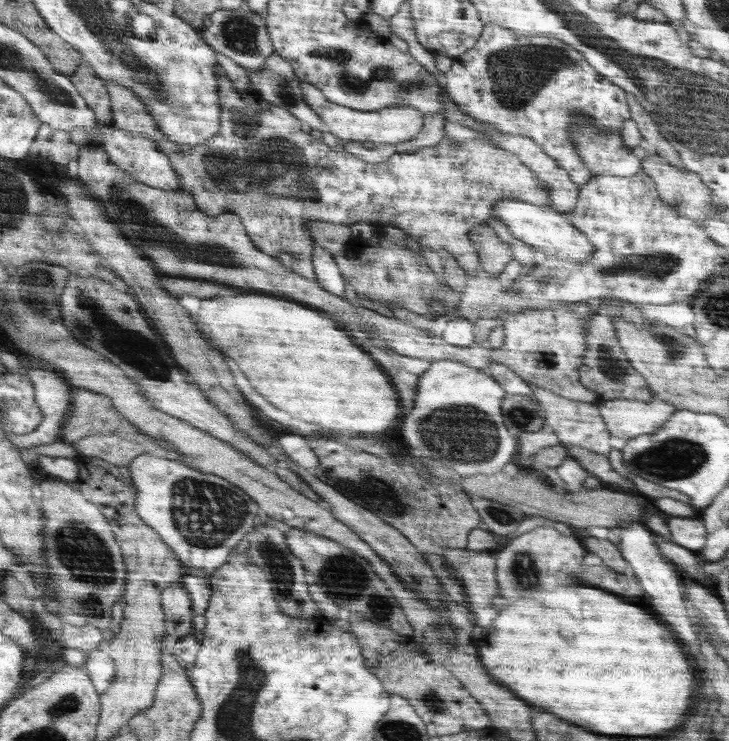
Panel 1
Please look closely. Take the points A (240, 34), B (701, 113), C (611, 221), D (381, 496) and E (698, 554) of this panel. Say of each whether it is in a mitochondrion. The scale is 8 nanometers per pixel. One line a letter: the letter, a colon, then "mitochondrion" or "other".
A: mitochondrion
B: mitochondrion
C: other
D: mitochondrion
E: other

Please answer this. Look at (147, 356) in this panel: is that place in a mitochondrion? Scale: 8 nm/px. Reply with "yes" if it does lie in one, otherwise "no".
yes

